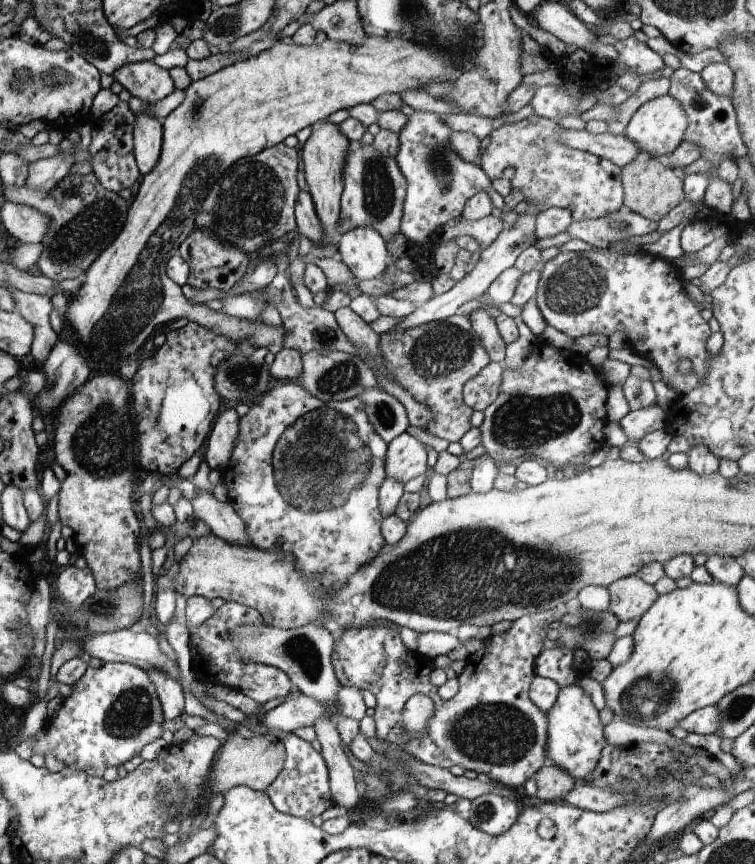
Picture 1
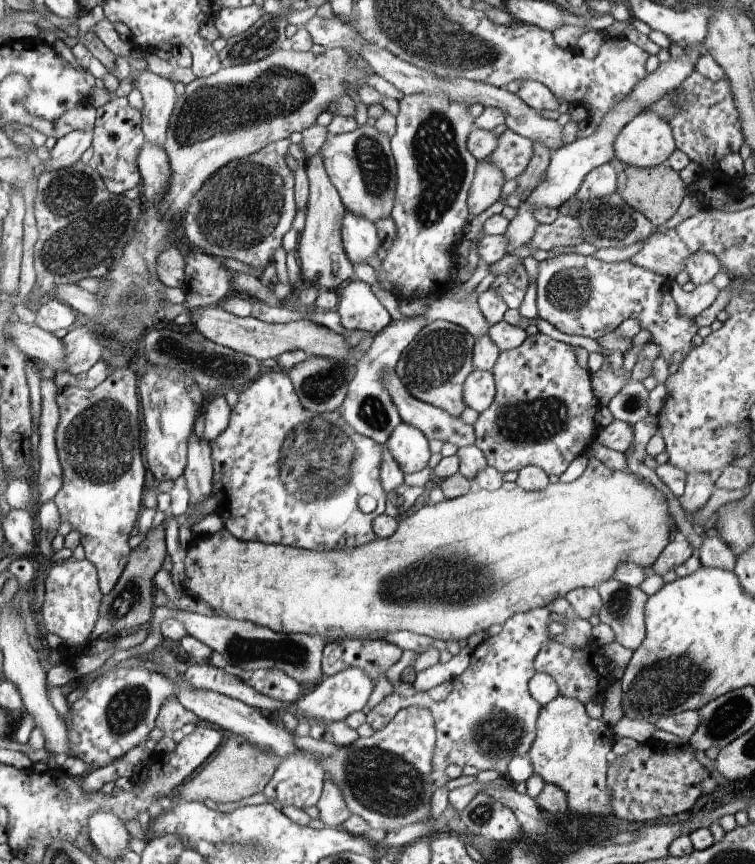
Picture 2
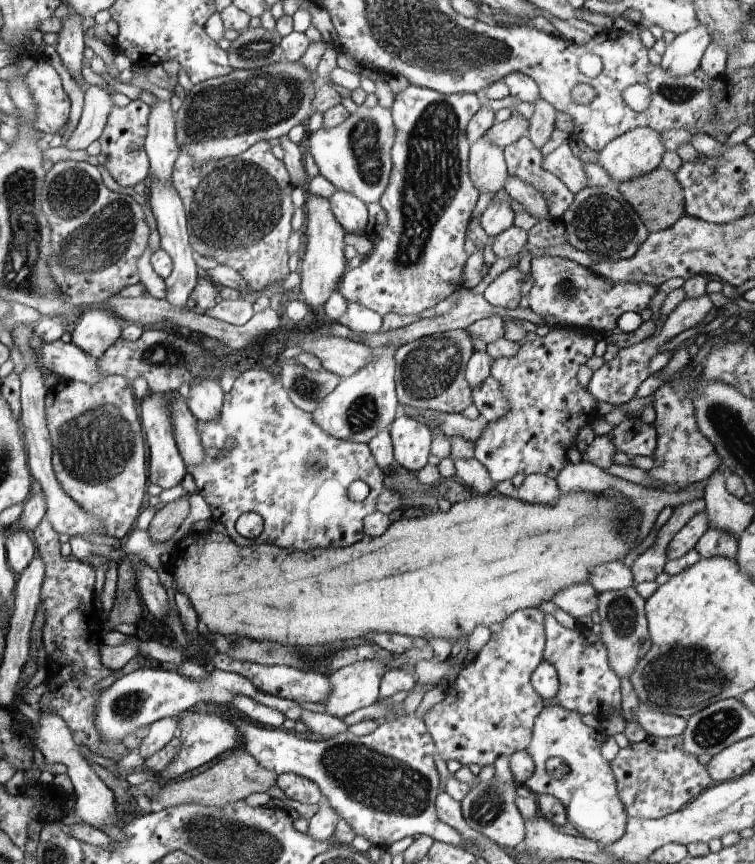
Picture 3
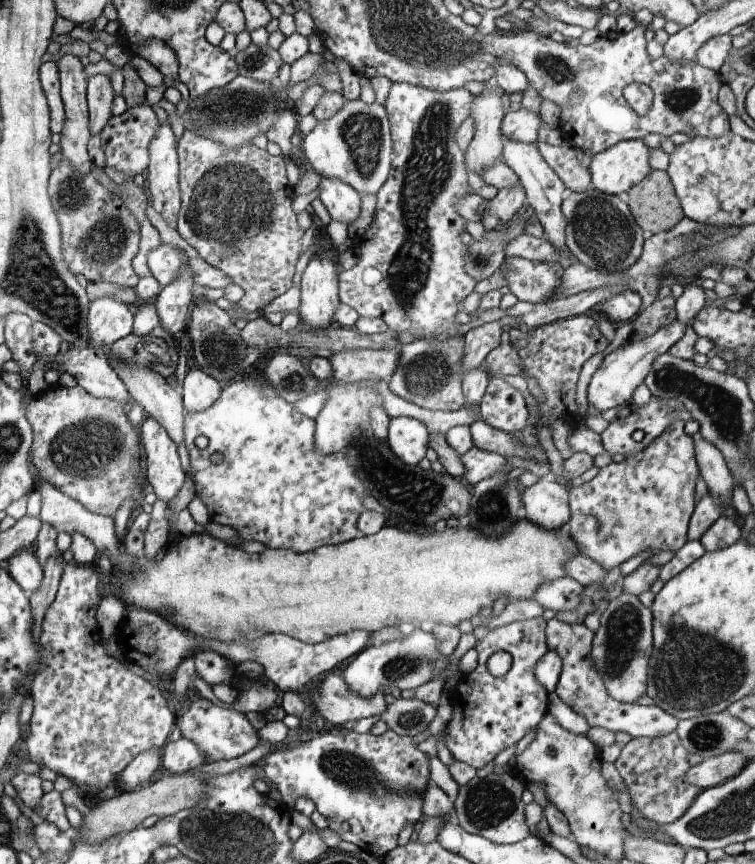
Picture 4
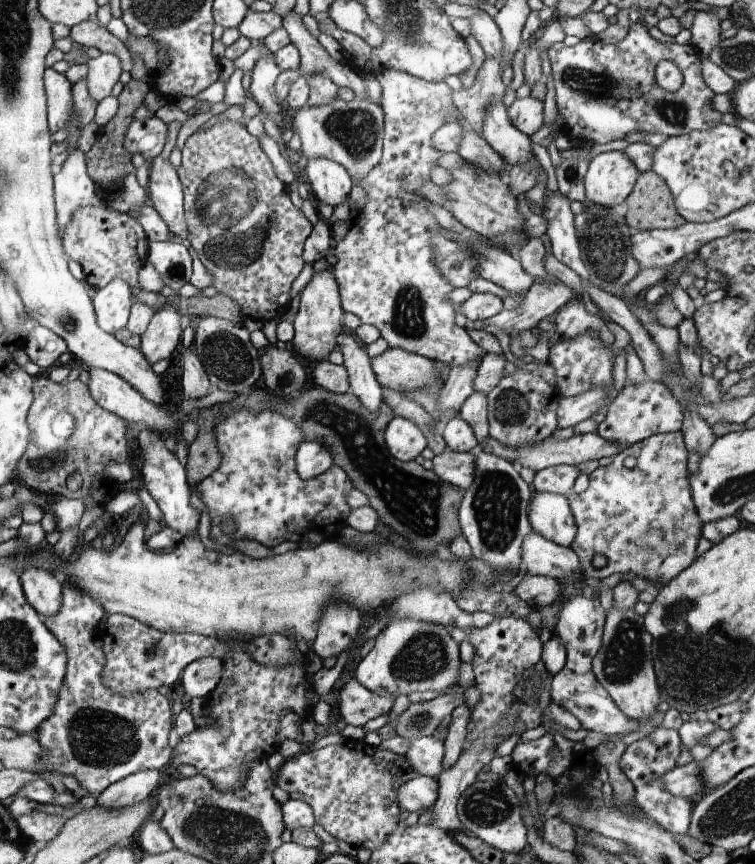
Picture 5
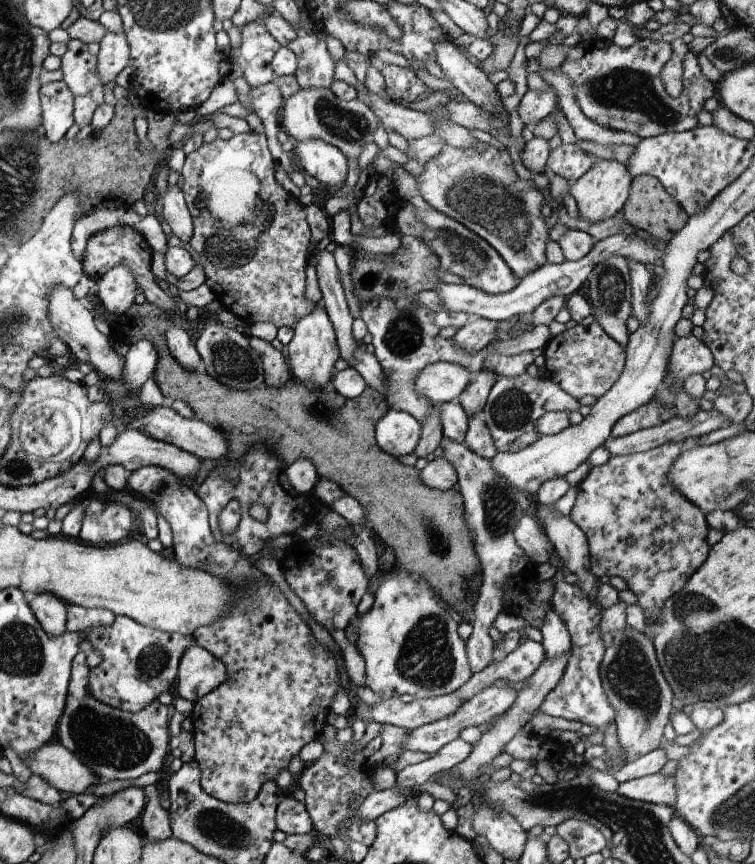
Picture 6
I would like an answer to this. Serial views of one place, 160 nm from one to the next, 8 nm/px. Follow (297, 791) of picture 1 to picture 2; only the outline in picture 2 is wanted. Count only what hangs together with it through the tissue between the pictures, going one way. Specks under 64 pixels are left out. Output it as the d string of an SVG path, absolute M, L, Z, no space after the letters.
M303 751L294 752L281 760L274 776L264 788L264 796L282 807L293 806L304 810L316 806L322 795L324 770L320 762L306 756Z

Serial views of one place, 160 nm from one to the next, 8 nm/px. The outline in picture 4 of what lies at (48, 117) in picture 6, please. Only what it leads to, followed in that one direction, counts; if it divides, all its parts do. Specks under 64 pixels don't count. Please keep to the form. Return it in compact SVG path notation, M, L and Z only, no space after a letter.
M48 59L46 64L42 65L41 86L45 89L52 111L53 131L60 134L65 125L65 106L61 97L59 66L53 59Z

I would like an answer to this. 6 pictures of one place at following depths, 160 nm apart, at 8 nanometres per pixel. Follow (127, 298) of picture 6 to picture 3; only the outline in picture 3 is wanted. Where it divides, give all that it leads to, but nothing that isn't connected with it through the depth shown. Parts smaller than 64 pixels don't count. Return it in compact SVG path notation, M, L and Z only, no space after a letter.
M88 308L74 326L72 343L88 352L92 358L100 359L123 333L124 329L120 326L119 320L122 318L114 316L106 308Z

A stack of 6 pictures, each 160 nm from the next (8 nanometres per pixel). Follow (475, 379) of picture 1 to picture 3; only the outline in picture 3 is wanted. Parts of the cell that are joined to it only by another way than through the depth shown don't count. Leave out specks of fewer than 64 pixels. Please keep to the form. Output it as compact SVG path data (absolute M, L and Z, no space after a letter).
M488 376L482 386L476 386L471 390L473 405L478 408L486 422L496 422L508 412L510 402L502 395L500 382L496 378Z

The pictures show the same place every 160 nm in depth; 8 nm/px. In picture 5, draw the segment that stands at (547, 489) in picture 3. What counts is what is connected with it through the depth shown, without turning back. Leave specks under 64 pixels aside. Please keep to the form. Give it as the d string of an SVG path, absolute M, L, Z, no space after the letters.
M534 492L528 518L534 531L563 547L570 547L578 534L567 498L560 493Z

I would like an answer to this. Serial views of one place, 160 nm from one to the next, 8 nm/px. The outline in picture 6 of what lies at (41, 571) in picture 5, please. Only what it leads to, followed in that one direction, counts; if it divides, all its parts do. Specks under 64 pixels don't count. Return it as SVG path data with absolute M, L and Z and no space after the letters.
M52 593L35 594L31 596L31 602L38 622L51 637L59 637L66 632L66 602Z

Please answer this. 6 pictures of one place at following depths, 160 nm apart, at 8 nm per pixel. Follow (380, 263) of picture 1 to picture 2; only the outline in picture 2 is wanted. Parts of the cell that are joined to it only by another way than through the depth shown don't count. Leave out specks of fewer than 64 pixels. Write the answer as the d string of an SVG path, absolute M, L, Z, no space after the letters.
M349 211L342 216L341 238L344 252L352 265L366 264L381 246L375 224Z

